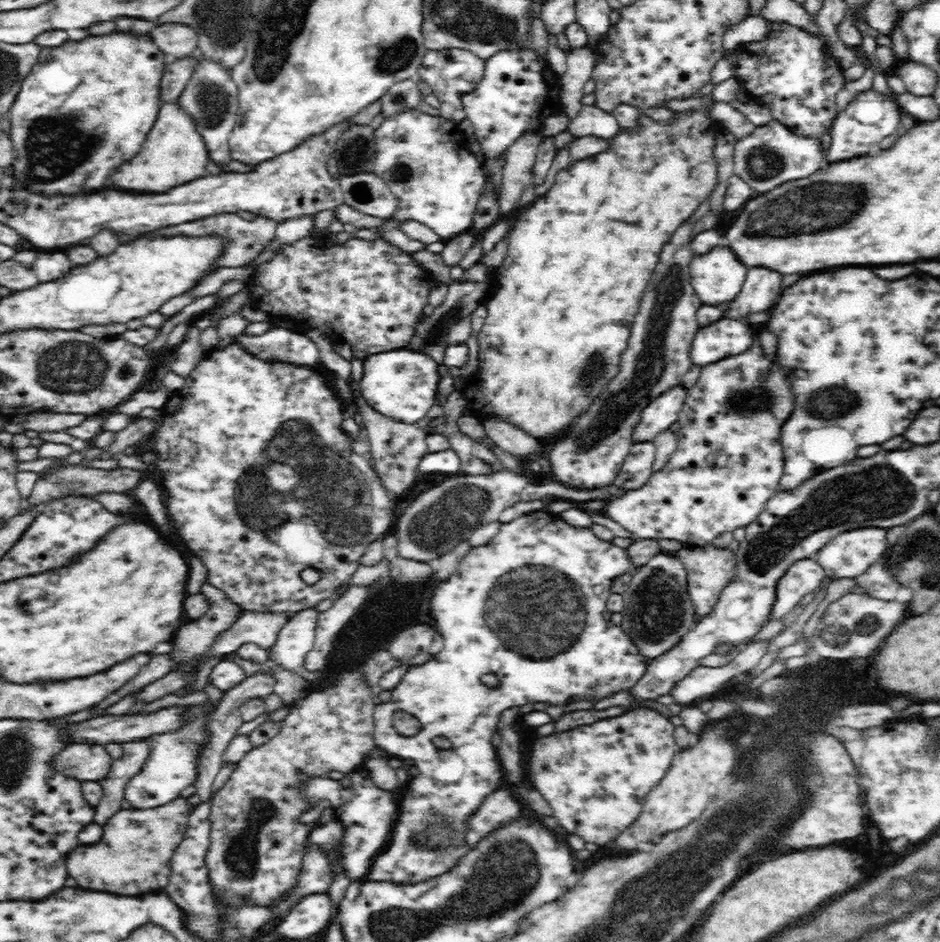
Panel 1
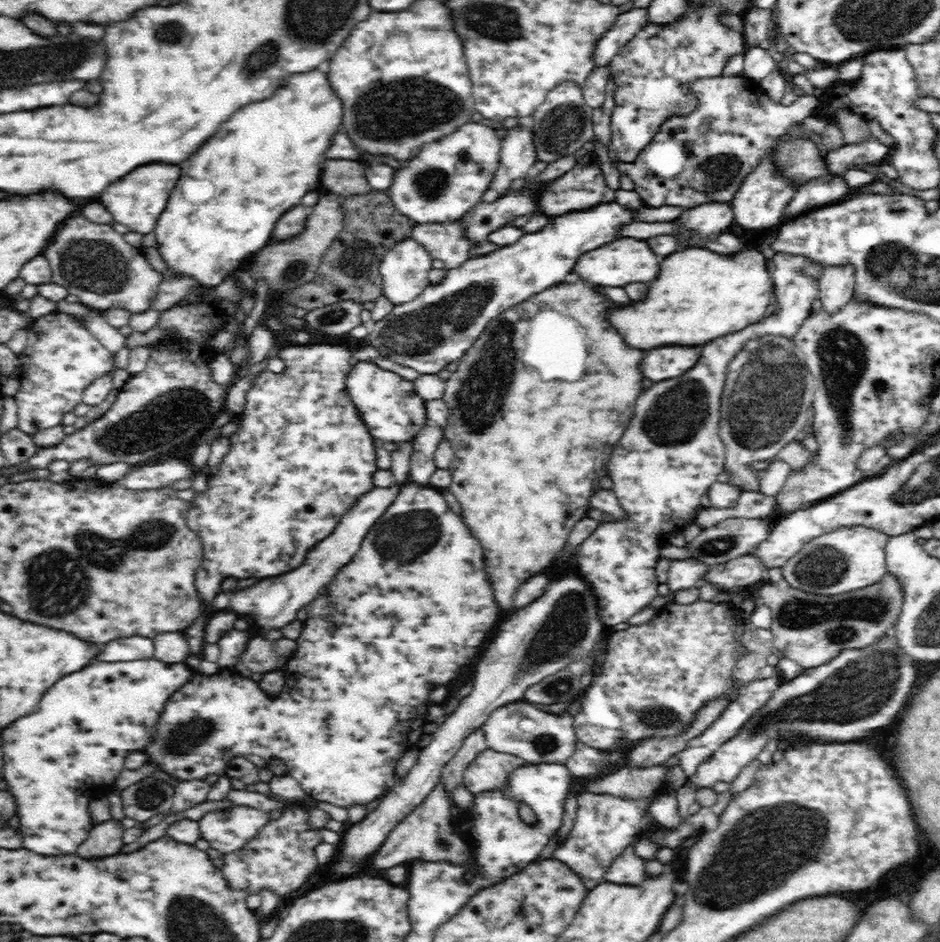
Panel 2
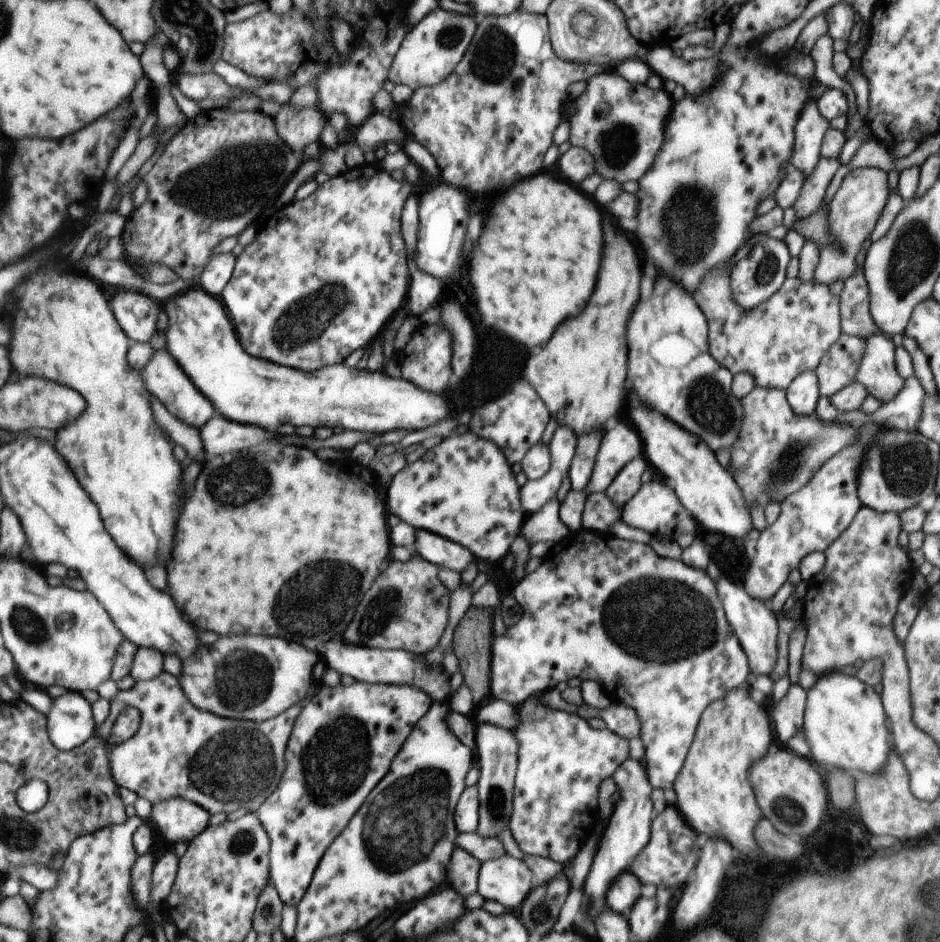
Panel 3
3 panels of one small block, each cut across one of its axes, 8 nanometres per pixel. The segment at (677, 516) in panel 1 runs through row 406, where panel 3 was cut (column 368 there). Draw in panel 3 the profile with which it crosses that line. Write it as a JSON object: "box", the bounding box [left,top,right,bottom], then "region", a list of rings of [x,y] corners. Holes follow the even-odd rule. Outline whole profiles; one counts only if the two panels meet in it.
{"box":[258,680,432,907],"region":[[[355,680],[352,684],[341,684],[338,687],[324,685],[304,706],[289,742],[285,778],[281,787],[258,810],[273,840],[272,882],[278,887],[287,905],[298,907],[305,899],[329,848],[350,826],[350,819],[367,800],[374,786],[386,776],[404,741],[432,703],[429,693],[412,685]]]}

